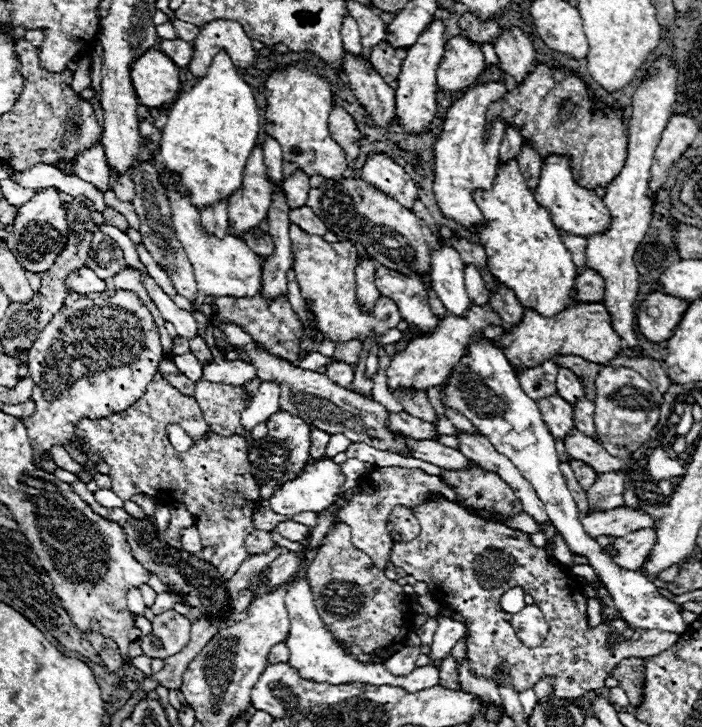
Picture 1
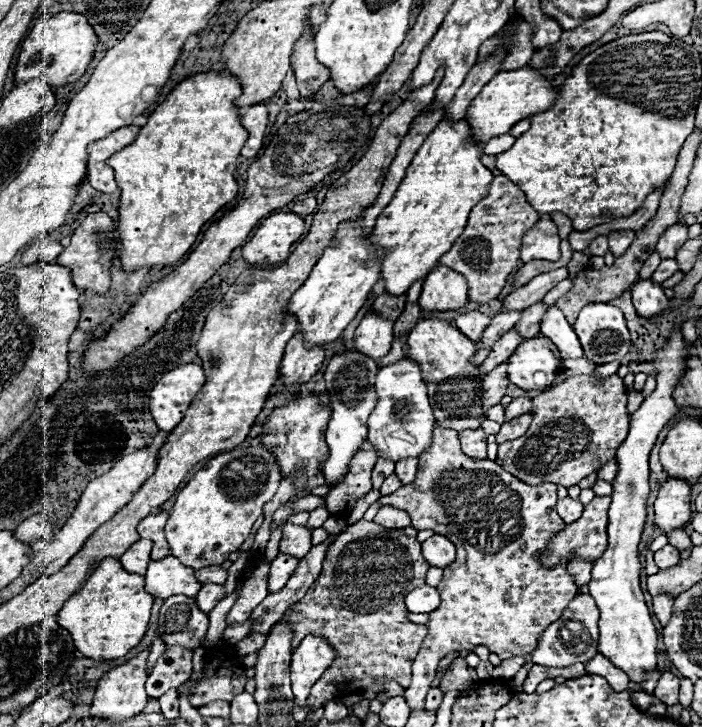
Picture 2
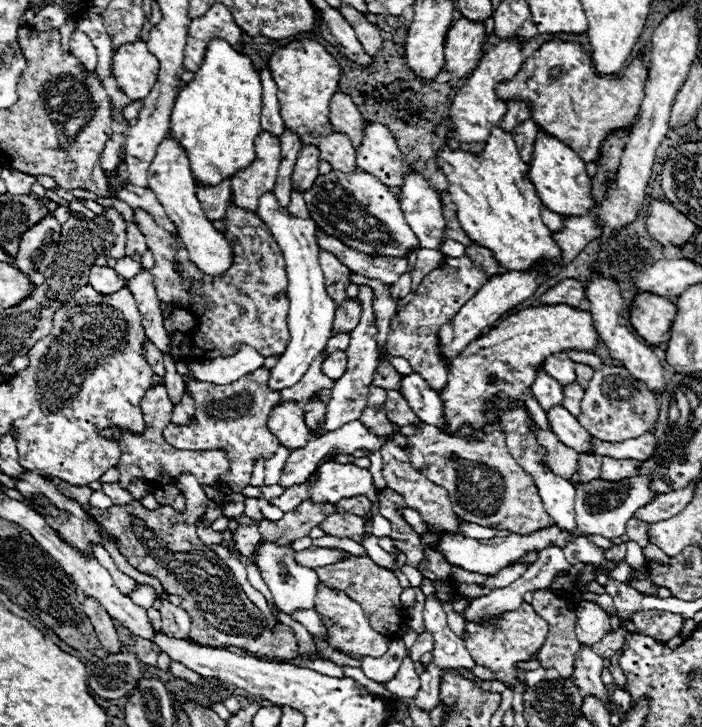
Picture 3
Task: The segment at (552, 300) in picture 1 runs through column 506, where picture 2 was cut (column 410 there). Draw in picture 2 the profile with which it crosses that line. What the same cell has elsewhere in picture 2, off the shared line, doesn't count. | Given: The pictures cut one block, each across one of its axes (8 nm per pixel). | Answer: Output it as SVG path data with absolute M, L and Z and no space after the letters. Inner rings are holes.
M444 118L434 128L434 132L428 134L424 144L412 158L410 166L406 168L406 176L400 182L394 198L382 210L372 230L372 244L376 244L376 248L384 248L384 260L380 264L380 278L384 280L384 292L392 296L406 294L416 280L424 278L438 264L440 256L444 256L452 248L454 240L464 232L472 206L476 206L486 196L488 186L494 178L492 172L480 164L480 154L482 146L470 140L470 128L464 120L450 122L448 118Z

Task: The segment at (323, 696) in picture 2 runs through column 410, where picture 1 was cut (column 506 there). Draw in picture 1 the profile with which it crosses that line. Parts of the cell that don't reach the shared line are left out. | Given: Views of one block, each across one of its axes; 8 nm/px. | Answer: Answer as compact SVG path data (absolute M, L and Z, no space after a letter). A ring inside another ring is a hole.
M432 496L424 504L412 508L412 514L422 526L422 532L412 542L394 542L392 548L392 564L412 574L416 580L426 582L432 596L444 604L450 606L454 612L462 614L466 622L470 624L468 630L468 658L470 658L470 670L474 670L478 676L494 678L496 664L504 664L508 668L508 676L512 684L524 692L528 688L534 688L534 684L544 676L554 676L554 696L556 698L570 698L576 700L580 696L588 696L590 692L598 692L604 688L604 680L610 676L610 672L616 668L616 664L628 656L636 658L652 658L670 646L678 642L678 634L672 632L644 632L638 640L624 640L620 634L614 642L614 646L608 646L608 636L614 630L608 624L600 624L596 628L588 628L588 616L586 616L586 596L582 594L582 584L578 582L578 588L566 570L548 560L546 552L538 546L532 546L528 536L524 532L512 530L500 522L488 522L480 516L470 514L466 508L462 508L456 502L446 500L444 496ZM522 586L526 594L530 594L536 602L536 606L544 612L546 622L550 626L550 632L542 646L528 648L518 638L510 622L504 620L504 612L500 610L500 596L512 588Z

